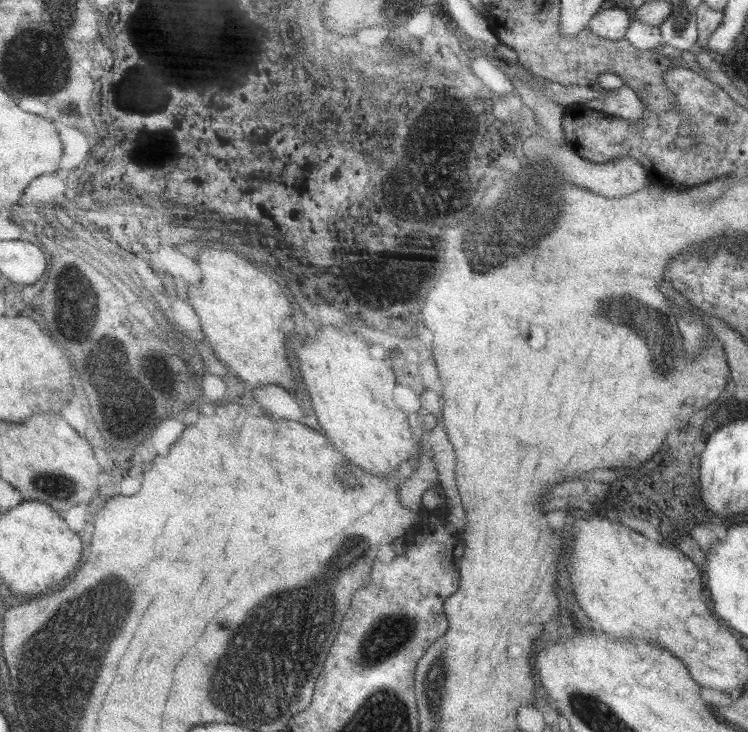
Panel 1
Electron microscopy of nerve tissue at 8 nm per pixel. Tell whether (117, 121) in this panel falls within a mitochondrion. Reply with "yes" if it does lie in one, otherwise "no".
no

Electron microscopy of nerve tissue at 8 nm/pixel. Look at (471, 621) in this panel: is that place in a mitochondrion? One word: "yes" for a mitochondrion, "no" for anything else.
no

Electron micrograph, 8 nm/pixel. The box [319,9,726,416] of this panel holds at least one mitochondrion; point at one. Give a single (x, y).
(534, 213)

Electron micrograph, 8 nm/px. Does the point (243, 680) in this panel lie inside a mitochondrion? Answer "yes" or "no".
yes

